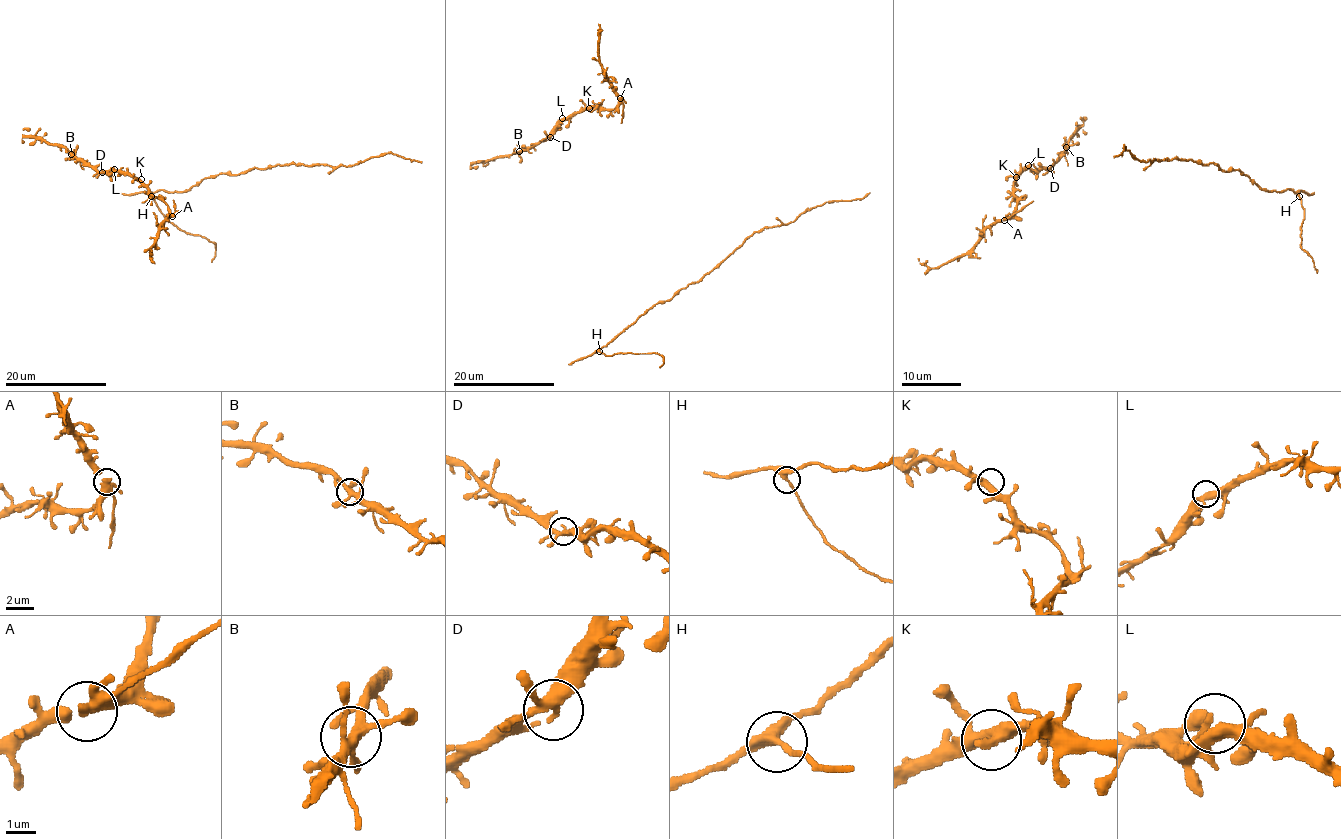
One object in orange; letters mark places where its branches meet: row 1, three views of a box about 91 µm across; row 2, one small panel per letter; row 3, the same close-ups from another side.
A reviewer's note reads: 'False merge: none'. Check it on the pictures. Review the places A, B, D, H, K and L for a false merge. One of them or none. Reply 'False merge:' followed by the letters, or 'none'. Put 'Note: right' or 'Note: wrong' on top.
Note: right
False merge: none

